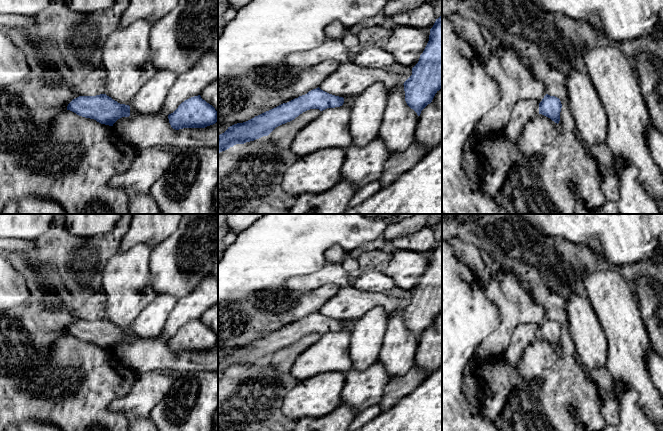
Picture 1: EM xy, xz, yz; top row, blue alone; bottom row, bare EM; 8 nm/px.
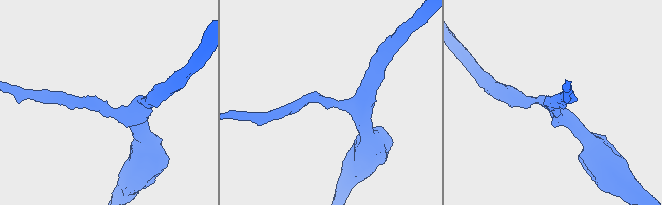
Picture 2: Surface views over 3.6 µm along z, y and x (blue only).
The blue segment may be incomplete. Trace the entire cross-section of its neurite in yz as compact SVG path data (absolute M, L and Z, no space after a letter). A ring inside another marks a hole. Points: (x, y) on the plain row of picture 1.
M546 318L539 327L539 338L550 342L555 347L560 345L562 328L559 322Z

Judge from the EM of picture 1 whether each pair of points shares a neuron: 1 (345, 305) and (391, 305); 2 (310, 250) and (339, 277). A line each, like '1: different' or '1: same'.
1: same
2: different

